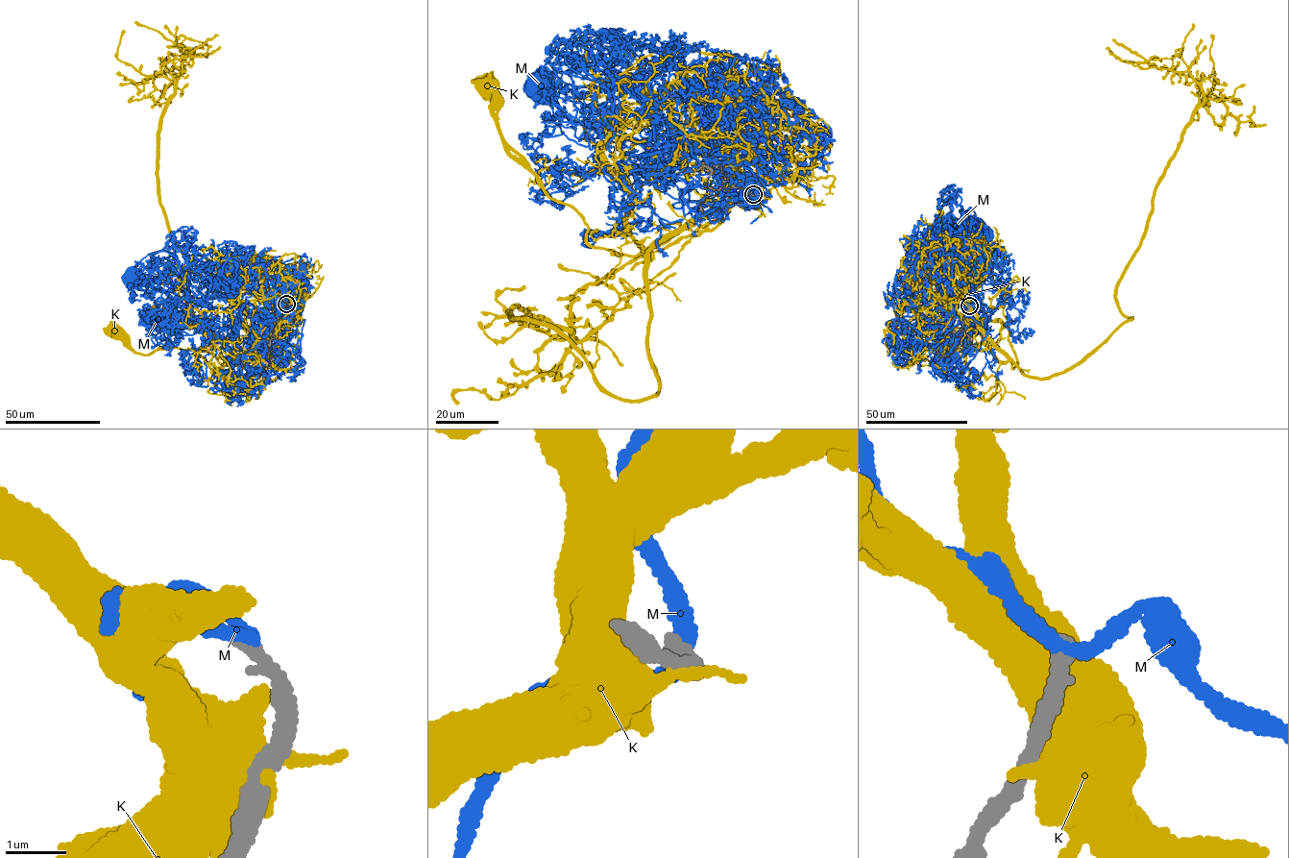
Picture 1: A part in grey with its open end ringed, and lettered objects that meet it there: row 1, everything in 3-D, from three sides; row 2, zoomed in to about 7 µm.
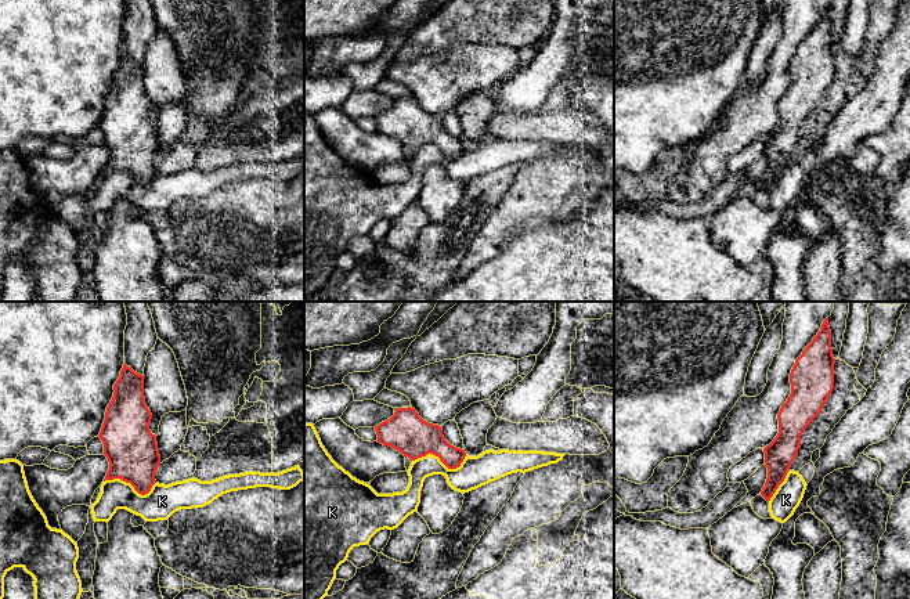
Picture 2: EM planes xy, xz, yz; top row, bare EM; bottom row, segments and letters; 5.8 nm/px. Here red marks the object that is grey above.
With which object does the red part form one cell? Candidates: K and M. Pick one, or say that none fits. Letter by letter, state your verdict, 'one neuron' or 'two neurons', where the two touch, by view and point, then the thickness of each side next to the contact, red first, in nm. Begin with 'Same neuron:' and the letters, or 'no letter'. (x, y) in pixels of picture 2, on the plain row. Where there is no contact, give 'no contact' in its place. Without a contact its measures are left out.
Same neuron: no letter
K: two neurons; meets red in xz at (440, 150); 240 nm thick on the red side, 180 nm on the other
M: two neurons; no contact

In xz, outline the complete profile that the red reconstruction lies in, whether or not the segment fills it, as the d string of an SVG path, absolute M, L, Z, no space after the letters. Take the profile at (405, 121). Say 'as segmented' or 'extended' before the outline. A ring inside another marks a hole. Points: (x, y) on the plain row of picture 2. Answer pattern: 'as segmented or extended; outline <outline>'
as segmented; outline M397 98L394 105L375 116L378 133L400 141L411 151L433 144L448 159L463 152L465 140L451 136L438 115L423 111L415 98Z

